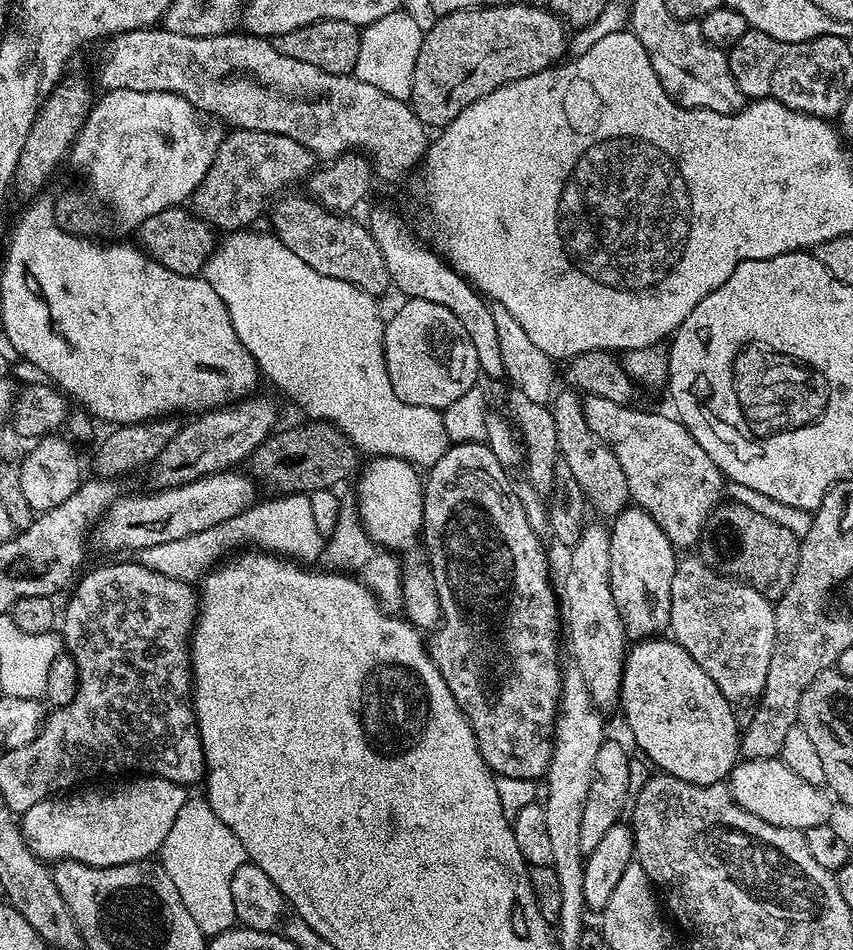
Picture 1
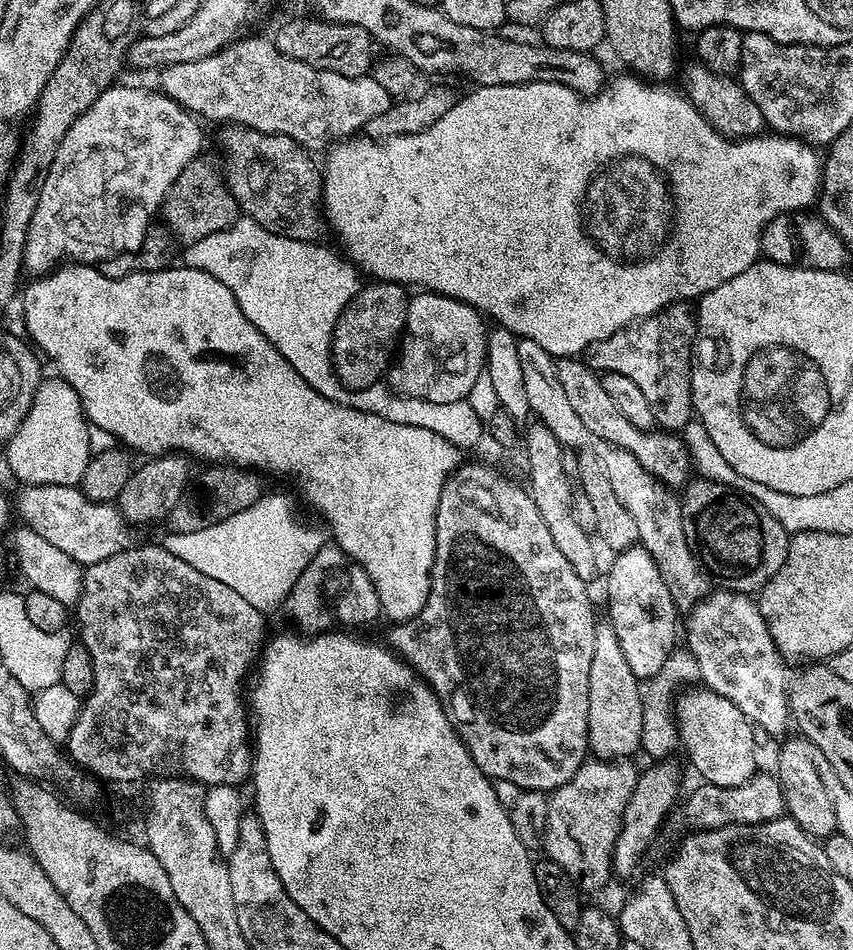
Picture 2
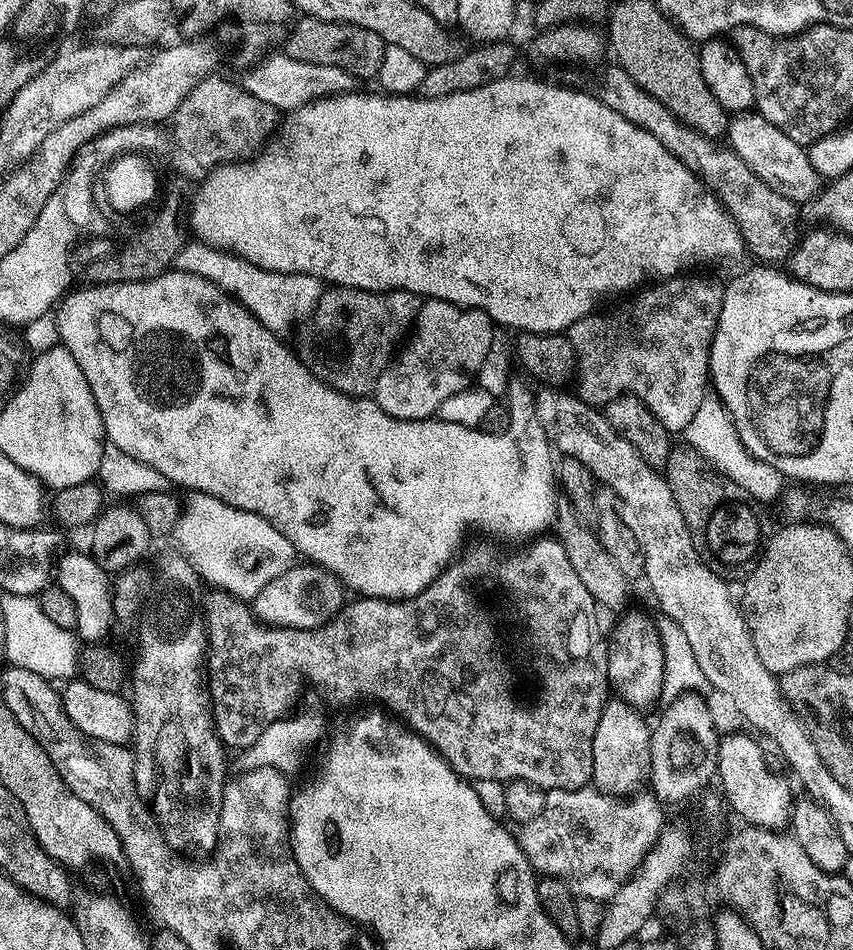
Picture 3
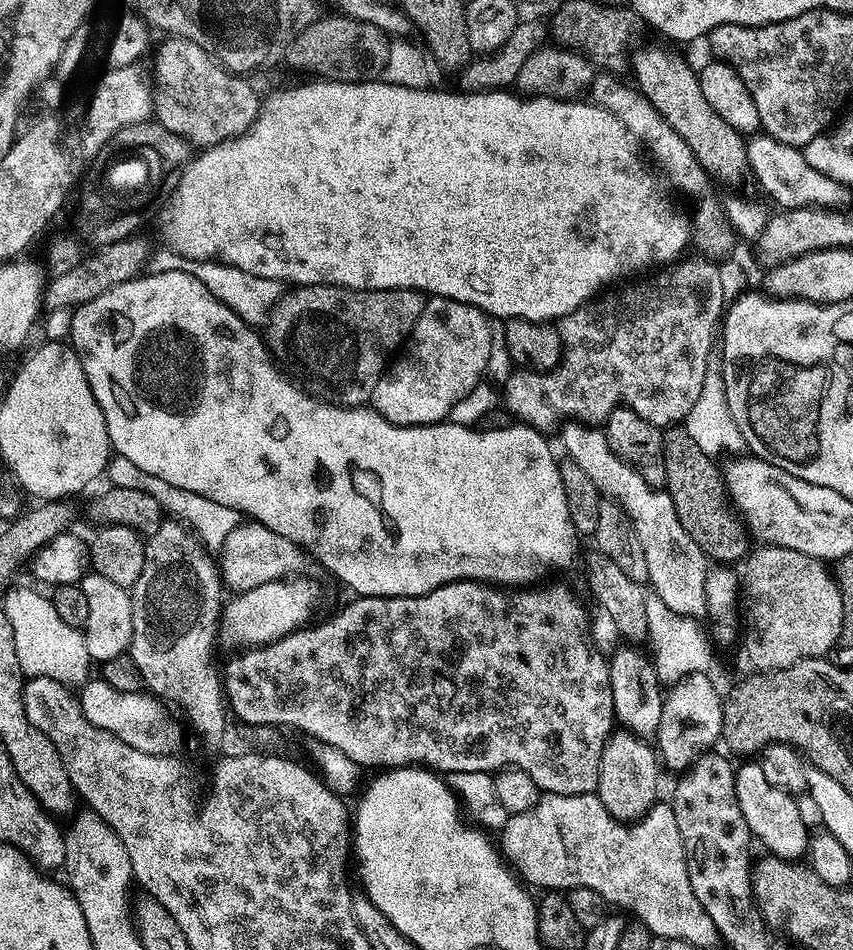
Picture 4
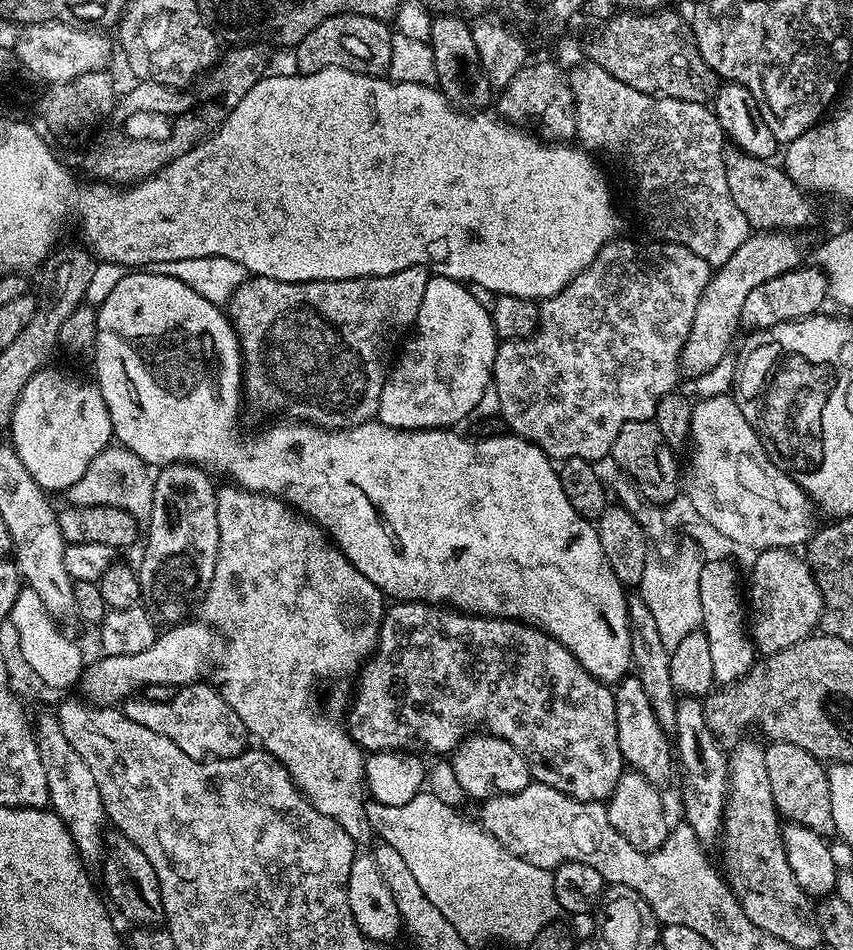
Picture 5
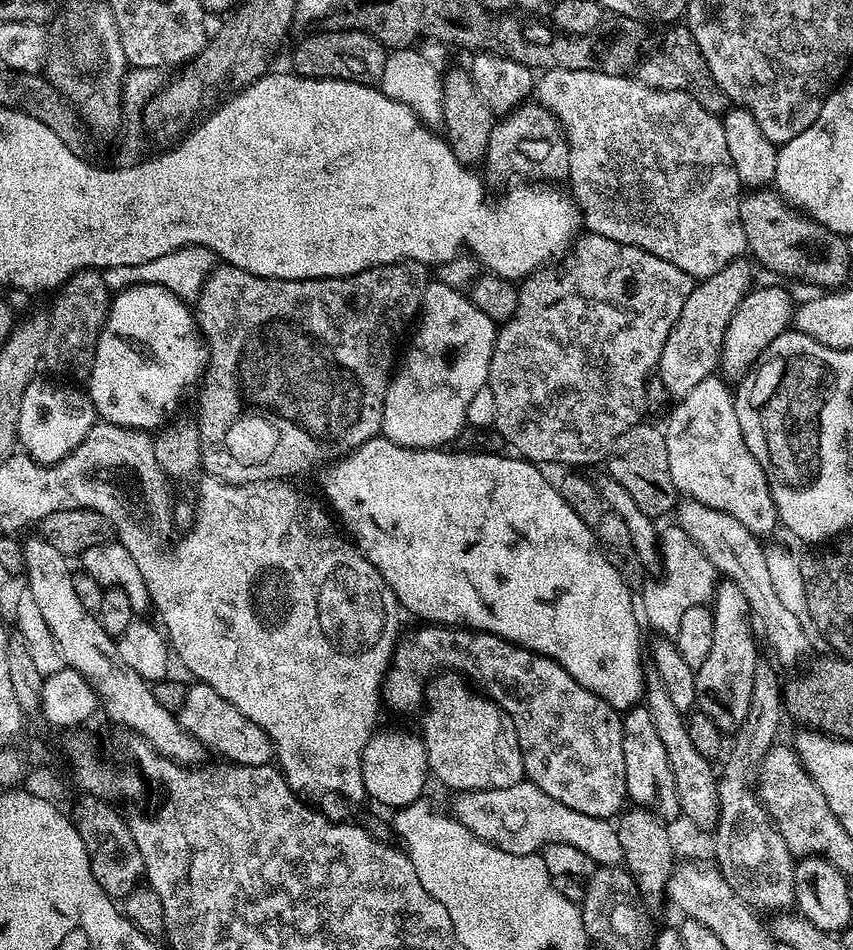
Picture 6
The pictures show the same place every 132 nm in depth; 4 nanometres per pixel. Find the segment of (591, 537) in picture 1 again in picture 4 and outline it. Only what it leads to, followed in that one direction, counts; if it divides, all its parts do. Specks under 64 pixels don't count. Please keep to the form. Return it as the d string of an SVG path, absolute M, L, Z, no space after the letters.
M627 730L613 731L602 750L602 762L598 774L595 795L600 797L602 806L615 820L635 822L648 814L657 803L656 787L660 784L660 764L656 761L658 752L647 739L635 736Z

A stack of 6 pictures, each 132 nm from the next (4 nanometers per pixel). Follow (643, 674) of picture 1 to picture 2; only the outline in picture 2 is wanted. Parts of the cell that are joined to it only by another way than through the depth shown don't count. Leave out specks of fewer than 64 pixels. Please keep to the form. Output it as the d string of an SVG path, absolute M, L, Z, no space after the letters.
M696 690L681 691L674 704L679 747L682 752L684 748L701 781L714 786L742 786L758 771L758 746L752 733L753 723L733 702L717 693L709 690L692 691Z

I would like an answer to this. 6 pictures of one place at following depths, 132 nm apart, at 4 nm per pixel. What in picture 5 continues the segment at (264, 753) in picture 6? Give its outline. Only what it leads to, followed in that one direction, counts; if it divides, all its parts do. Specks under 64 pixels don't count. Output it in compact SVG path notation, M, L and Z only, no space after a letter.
M208 682L183 685L171 702L129 698L123 701L123 714L138 722L138 726L146 726L146 730L154 730L154 734L170 738L170 742L174 742L174 746L178 746L182 754L195 760L225 760L241 756L250 744L242 718L238 718L238 714L234 714L234 710L226 706L226 702L211 683L204 683Z

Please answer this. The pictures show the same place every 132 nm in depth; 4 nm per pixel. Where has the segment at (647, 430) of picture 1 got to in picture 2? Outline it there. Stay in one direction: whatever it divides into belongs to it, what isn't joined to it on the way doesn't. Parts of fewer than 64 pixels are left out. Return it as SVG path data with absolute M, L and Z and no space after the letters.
M560 358L556 361L556 373L558 382L562 382L562 391L571 403L574 414L586 425L590 434L612 444L616 448L625 448L649 474L656 477L661 484L673 489L680 490L687 485L690 473L693 471L693 462L689 459L688 448L679 435L668 430L638 430L618 411L613 400L606 395L606 389L602 387L600 376L588 367L587 363L580 358Z

